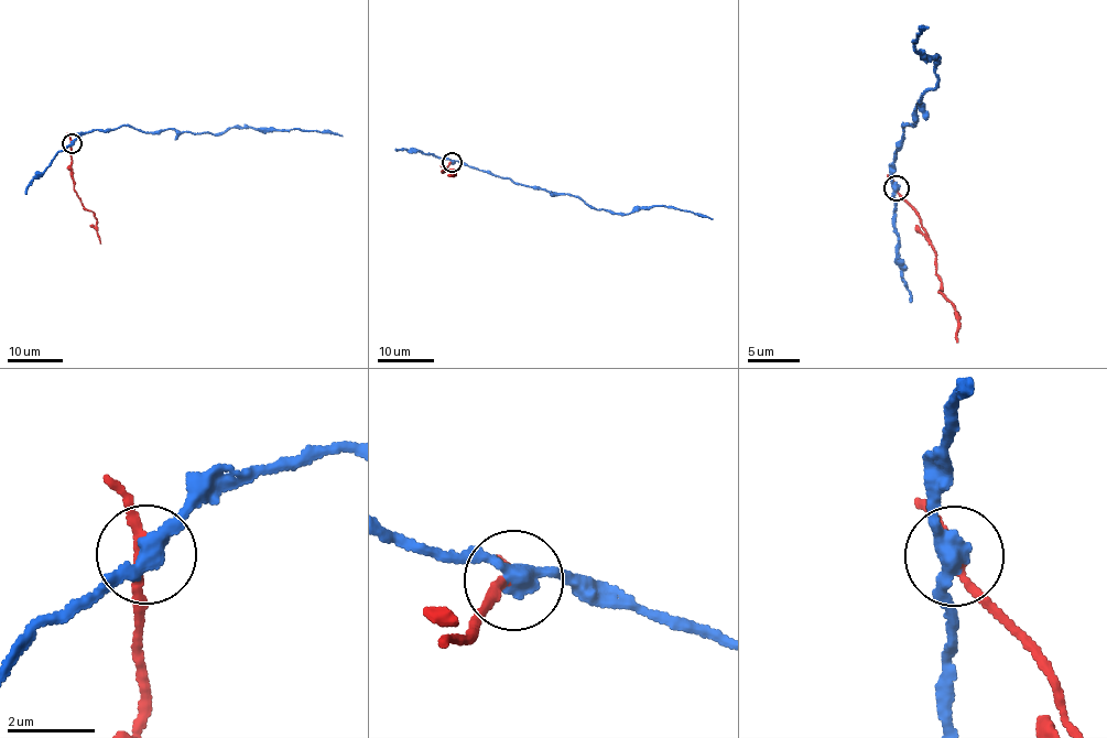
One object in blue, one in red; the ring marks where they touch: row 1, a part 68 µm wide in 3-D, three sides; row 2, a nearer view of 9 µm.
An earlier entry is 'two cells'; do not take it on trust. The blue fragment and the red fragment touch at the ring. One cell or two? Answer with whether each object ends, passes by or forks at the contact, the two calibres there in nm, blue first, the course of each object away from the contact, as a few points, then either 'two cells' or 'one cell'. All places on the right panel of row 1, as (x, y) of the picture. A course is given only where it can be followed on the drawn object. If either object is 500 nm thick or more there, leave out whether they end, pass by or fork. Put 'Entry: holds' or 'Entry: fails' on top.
Entry: holds
blue passes by | red passes by | 380/190 nm | blue via (897, 188), (901, 125), (913, 126), (919, 97), (936, 84), (935, 55), (914, 45), (930, 28) | red via (897, 188), (921, 221), (933, 252), (941, 283), (939, 290), (958, 322), (957, 343) | two cells

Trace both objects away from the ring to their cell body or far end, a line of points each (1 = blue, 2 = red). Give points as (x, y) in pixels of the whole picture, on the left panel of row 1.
1: (72, 143), (84, 133), (129, 126), (145, 132), (172, 129), (218, 133), (241, 127), (317, 130), (343, 137)
2: (72, 143), (73, 184), (80, 204), (94, 214), (100, 243)

